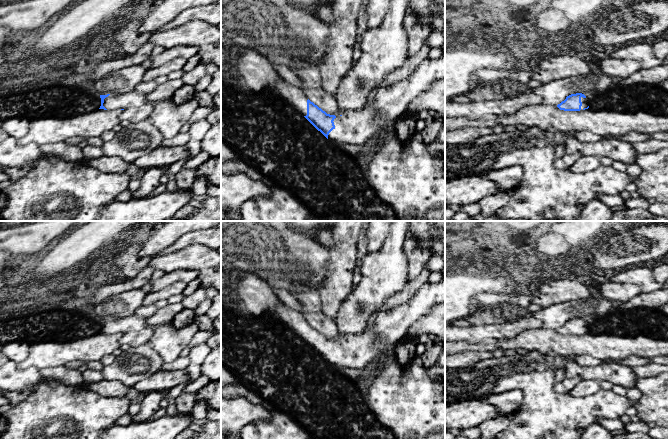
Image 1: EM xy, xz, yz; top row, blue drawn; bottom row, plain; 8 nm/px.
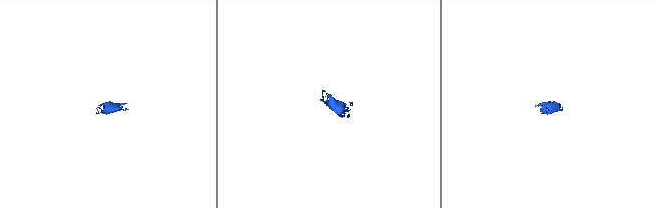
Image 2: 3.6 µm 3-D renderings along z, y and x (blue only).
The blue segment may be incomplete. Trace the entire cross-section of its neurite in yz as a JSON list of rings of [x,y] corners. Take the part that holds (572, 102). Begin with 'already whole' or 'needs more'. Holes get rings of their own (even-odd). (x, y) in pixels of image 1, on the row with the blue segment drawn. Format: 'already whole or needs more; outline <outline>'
needs more; outline [[[576,93],[567,96],[557,107],[564,111],[581,111],[589,108],[589,101],[584,94]]]

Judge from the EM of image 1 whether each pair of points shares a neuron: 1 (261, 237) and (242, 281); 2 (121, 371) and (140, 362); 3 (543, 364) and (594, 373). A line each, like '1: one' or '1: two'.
1: two
2: one
3: one

